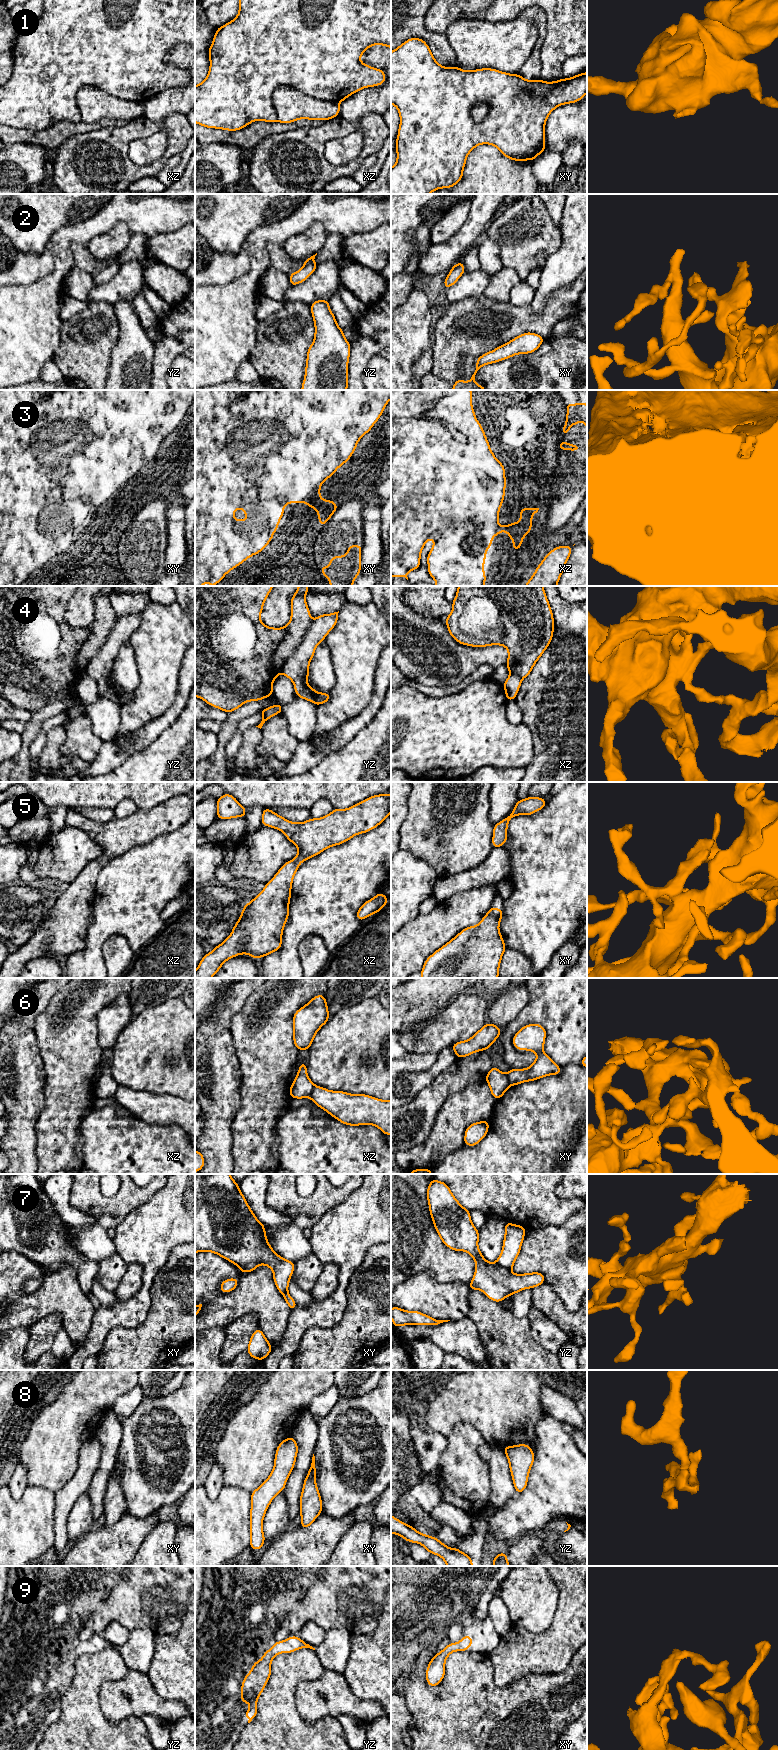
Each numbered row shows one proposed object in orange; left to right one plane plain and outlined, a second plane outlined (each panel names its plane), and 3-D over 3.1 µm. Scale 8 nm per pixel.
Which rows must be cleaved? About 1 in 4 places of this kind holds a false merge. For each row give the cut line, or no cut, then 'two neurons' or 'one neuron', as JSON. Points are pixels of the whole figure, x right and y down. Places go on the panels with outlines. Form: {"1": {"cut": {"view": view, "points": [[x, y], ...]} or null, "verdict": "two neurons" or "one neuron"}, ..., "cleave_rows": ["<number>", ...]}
{"1": {"cut": {"view": "xz", "points": [[271, 95], [281, 86], [291, 86], [312, 97], [338, 103]]}, "verdict": "two neurons"}, "2": {"cut": null, "verdict": "one neuron"}, "3": {"cut": {"view": "xz", "points": [[502, 527], [505, 530], [521, 528], [525, 534]]}, "verdict": "two neurons"}, "4": {"cut": null, "verdict": "one neuron"}, "5": {"cut": null, "verdict": "one neuron"}, "6": {"cut": {"view": "xy", "points": [[506, 1074], [510, 1085]]}, "verdict": "two neurons"}, "7": {"cut": null, "verdict": "one neuron"}, "8": {"cut": null, "verdict": "one neuron"}, "9": {"cut": null, "verdict": "one neuron"}, "cleave_rows": ["1", "3", "6"]}

